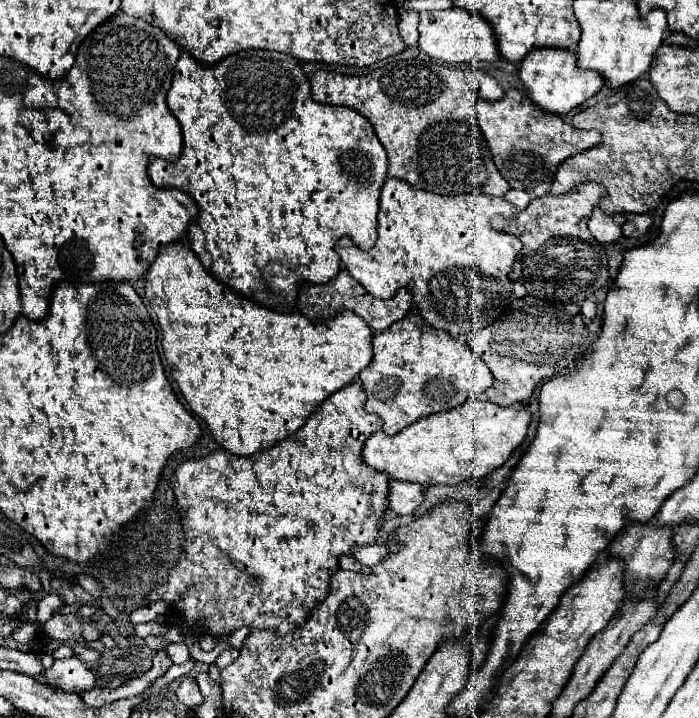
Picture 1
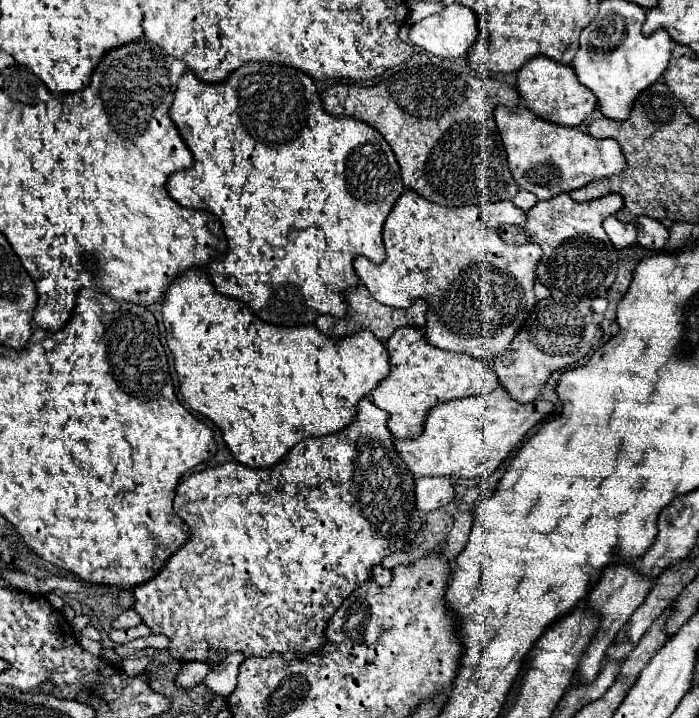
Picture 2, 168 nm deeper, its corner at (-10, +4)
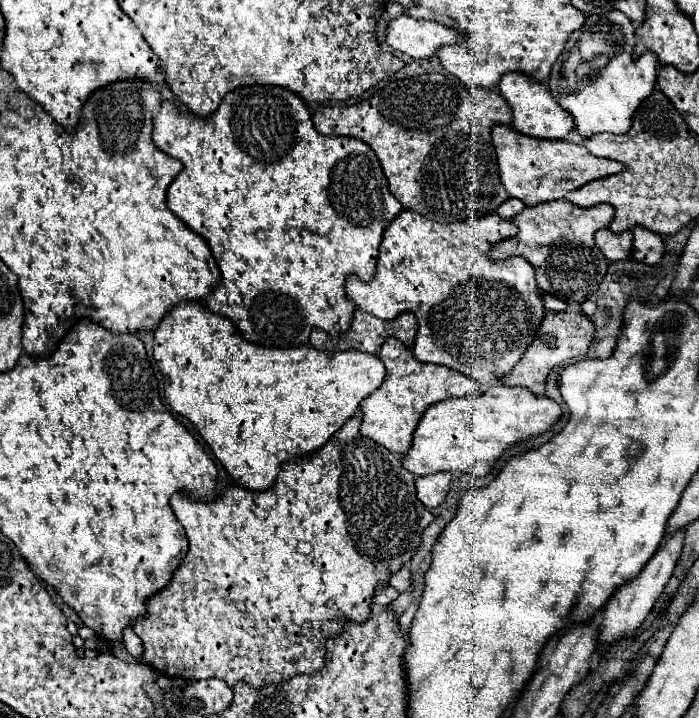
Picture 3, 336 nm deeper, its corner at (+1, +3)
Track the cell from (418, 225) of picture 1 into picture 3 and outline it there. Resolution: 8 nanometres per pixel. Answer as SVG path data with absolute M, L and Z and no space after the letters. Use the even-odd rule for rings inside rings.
M402 210L384 232L374 280L364 284L356 280L356 276L350 276L344 284L348 300L352 300L356 308L382 320L392 320L402 312L412 312L418 320L418 334L412 348L416 360L448 366L470 376L478 386L496 384L520 362L528 344L536 338L546 314L544 292L538 288L534 268L528 260L520 256L498 262L490 260L492 244L512 238L516 232L518 228L512 222L500 220L500 216L494 214L476 222L438 224L412 210Z

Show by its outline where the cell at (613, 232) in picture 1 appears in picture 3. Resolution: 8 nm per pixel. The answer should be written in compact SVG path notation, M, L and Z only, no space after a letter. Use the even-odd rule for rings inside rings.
M608 228L596 232L596 246L602 250L602 254L610 260L610 262L618 262L618 260L626 260L632 254L632 232L622 232L622 234L614 234Z

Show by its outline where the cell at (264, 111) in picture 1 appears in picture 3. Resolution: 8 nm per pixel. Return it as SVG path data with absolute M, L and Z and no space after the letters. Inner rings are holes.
M248 86L248 88L238 88L236 92L230 92L230 96L226 96L220 102L218 110L206 120L194 116L192 112L182 112L176 104L162 102L160 112L154 116L152 142L164 154L178 158L184 166L182 172L174 178L174 182L168 188L170 210L208 242L220 266L222 280L206 298L206 306L210 312L230 318L244 340L258 346L266 346L266 348L296 348L296 346L308 344L312 328L320 328L328 332L330 336L340 336L350 330L356 306L346 298L344 280L350 274L354 274L362 282L370 282L374 278L382 234L390 226L390 222L402 212L402 204L390 194L388 182L378 164L378 158L368 144L354 138L328 138L328 136L318 134L316 128L312 126L312 120L304 102L298 96L292 96L292 92L284 88L272 88L272 86Z

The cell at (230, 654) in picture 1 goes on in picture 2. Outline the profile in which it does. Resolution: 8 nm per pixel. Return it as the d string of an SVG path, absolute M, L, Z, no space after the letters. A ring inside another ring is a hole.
M233 651L231 655L227 655L223 659L223 663L215 665L211 669L211 673L205 677L205 685L221 695L221 697L229 697L231 691L235 689L235 683L237 683L237 671L239 671L239 665L245 661L243 653L241 651Z

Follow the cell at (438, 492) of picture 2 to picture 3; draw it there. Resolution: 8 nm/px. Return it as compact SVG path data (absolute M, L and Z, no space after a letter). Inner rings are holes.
M438 472L430 476L416 478L416 490L418 490L418 500L428 508L436 508L446 500L446 494L452 484L452 474L448 472Z

